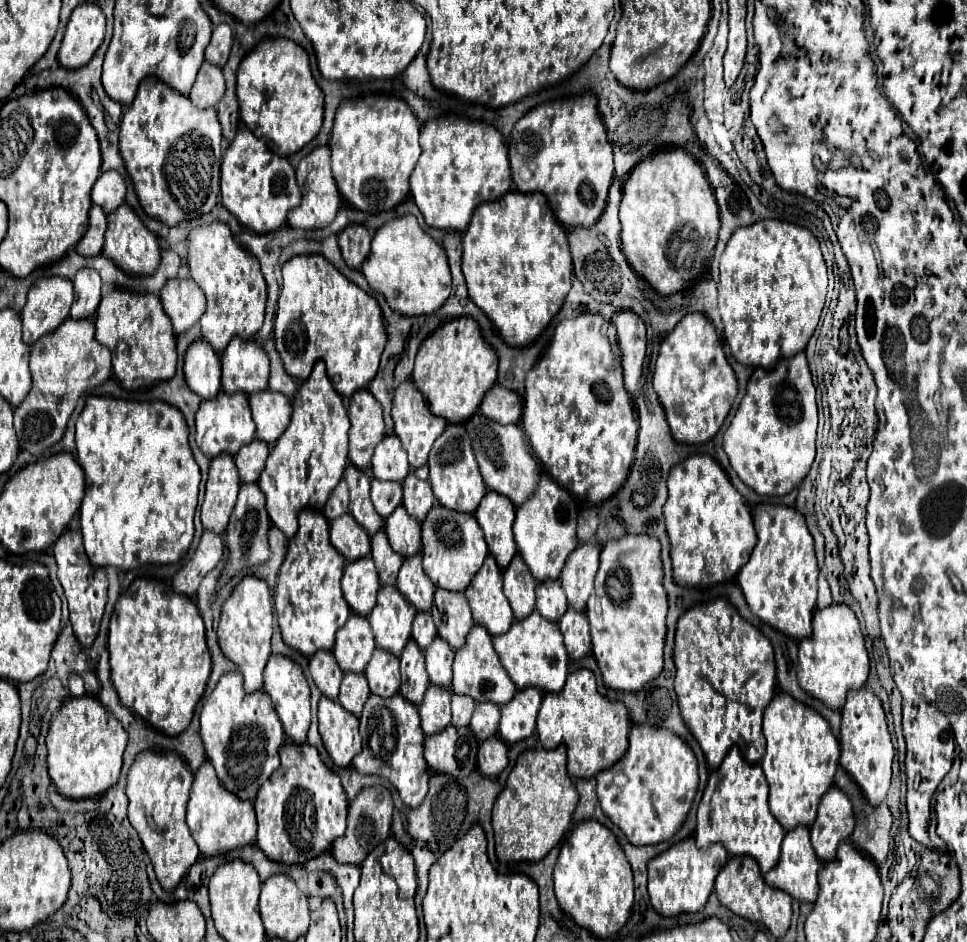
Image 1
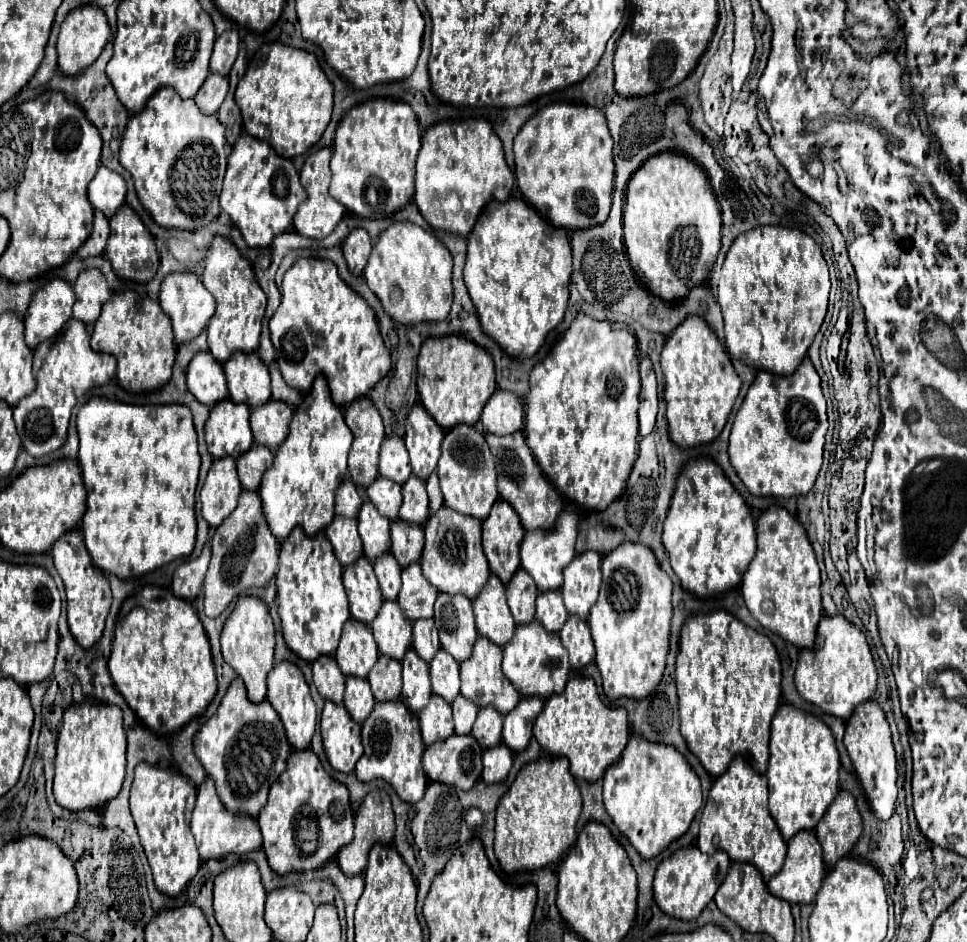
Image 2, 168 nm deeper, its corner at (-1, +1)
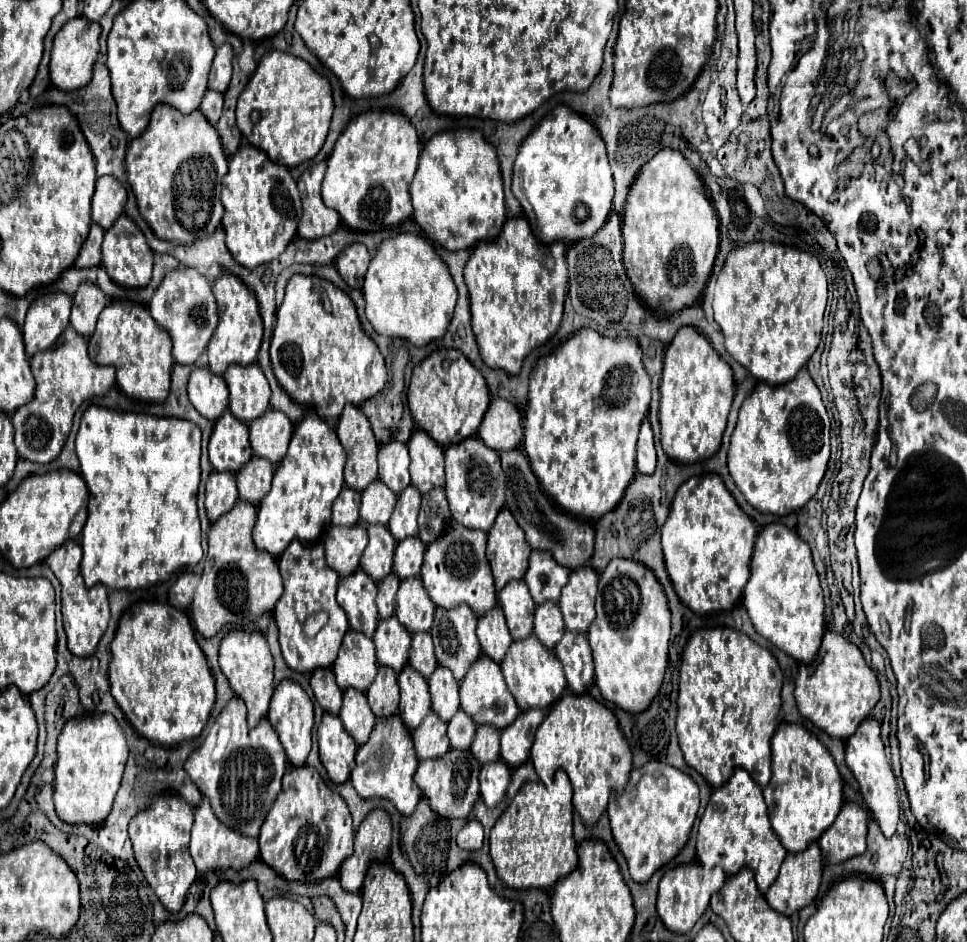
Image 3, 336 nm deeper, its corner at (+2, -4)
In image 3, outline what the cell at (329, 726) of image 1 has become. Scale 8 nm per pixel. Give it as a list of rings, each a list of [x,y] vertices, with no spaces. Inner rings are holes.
[[[325,712],[323,722],[317,730],[319,738],[319,756],[333,782],[347,782],[351,770],[355,768],[357,742],[347,734],[341,720]]]

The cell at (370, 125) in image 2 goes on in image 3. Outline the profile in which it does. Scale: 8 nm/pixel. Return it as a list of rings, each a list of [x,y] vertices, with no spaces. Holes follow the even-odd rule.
[[[369,110],[355,116],[347,130],[337,138],[331,156],[327,158],[327,172],[323,180],[323,202],[337,210],[343,222],[355,230],[363,232],[377,232],[387,226],[395,226],[413,214],[409,184],[417,170],[417,160],[421,152],[421,142],[417,136],[415,126],[399,112],[385,112],[385,110]]]

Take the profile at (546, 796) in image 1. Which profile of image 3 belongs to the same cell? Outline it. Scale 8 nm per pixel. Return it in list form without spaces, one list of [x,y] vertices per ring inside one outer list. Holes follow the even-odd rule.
[[[563,770],[555,774],[551,786],[525,782],[507,810],[495,822],[489,844],[497,876],[517,890],[547,890],[577,866],[577,844],[573,840],[571,784]]]

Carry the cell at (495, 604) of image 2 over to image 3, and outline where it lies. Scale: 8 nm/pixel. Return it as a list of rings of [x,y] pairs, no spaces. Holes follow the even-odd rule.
[[[495,604],[491,610],[487,610],[483,616],[479,616],[479,624],[477,624],[477,638],[479,644],[483,648],[483,652],[493,658],[495,662],[501,662],[509,644],[513,642],[507,622],[505,622],[505,614],[501,610],[499,604]]]

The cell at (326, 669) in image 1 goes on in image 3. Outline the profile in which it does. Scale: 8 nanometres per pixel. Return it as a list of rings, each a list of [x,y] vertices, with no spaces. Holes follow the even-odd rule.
[[[317,668],[311,676],[311,688],[319,702],[319,706],[329,714],[339,714],[343,690],[335,682],[335,674],[331,668]]]

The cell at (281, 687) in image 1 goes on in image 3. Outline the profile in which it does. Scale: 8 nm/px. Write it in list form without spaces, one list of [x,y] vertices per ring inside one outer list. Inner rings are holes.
[[[283,680],[283,682],[279,682],[275,686],[267,718],[273,724],[275,732],[279,734],[279,740],[281,740],[285,752],[287,752],[289,762],[293,766],[303,766],[307,756],[309,756],[309,752],[311,752],[311,732],[313,732],[313,722],[315,722],[311,698],[301,690],[301,686],[297,682]]]

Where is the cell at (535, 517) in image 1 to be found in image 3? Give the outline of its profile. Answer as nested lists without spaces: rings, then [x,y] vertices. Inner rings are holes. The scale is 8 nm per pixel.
[[[533,550],[529,556],[529,568],[525,574],[525,584],[535,600],[535,604],[557,602],[563,584],[567,582],[571,570],[555,562],[549,552]]]

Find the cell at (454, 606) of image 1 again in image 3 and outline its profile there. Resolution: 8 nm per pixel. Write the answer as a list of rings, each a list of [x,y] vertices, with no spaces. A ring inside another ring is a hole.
[[[463,604],[455,606],[455,608],[449,608],[449,610],[443,610],[443,608],[435,610],[431,636],[433,636],[433,644],[435,644],[437,662],[439,662],[439,666],[447,666],[453,672],[455,680],[459,680],[459,682],[465,678],[467,670],[471,668],[471,664],[481,654],[481,646],[477,642],[475,628],[477,628],[477,614]]]

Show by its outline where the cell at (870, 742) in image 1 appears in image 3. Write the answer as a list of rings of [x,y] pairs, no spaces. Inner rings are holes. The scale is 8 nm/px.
[[[865,718],[859,724],[859,728],[855,730],[855,734],[851,738],[847,738],[845,762],[851,768],[853,776],[857,778],[863,800],[869,806],[873,818],[879,822],[881,832],[885,836],[895,834],[897,822],[899,822],[899,794],[897,794],[897,784],[895,784],[893,770],[891,770],[891,762],[889,762],[889,756],[885,752],[883,740],[881,740],[881,724],[875,718]]]

